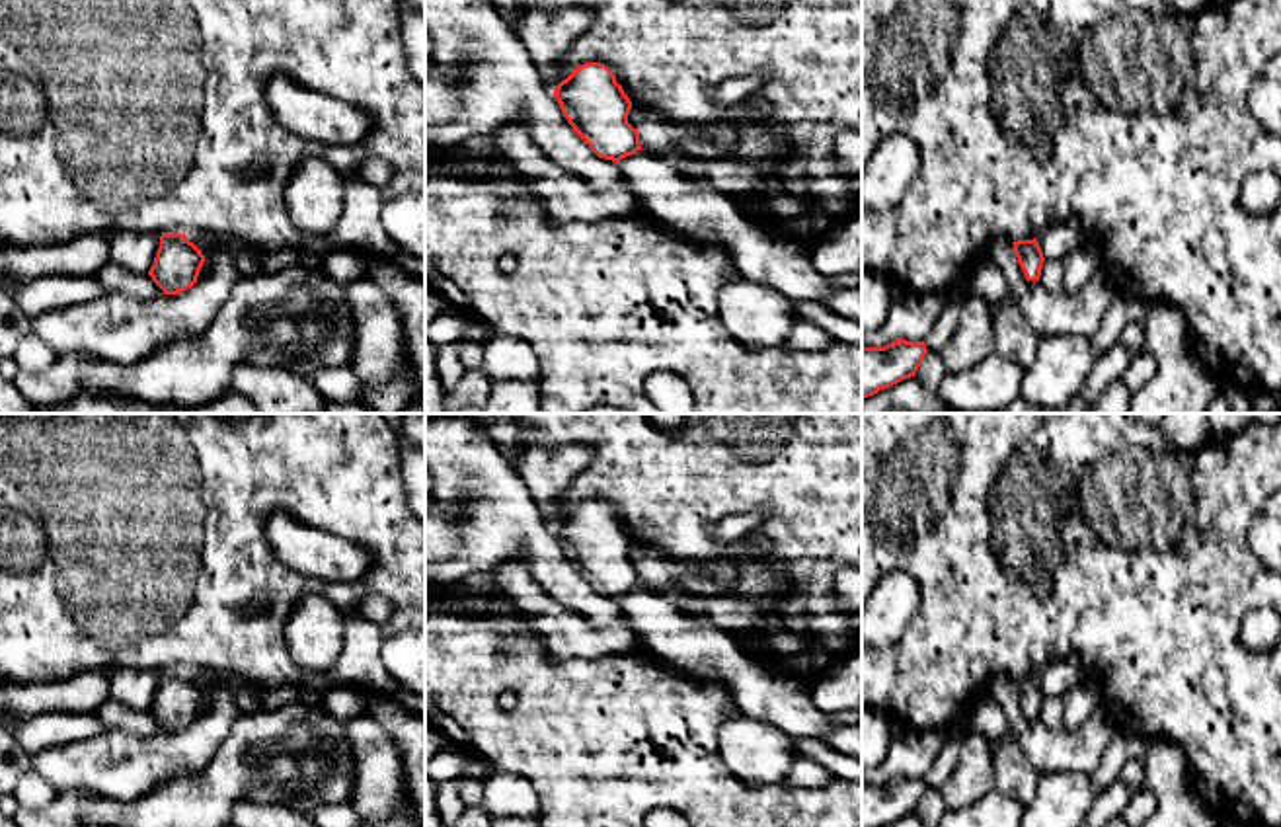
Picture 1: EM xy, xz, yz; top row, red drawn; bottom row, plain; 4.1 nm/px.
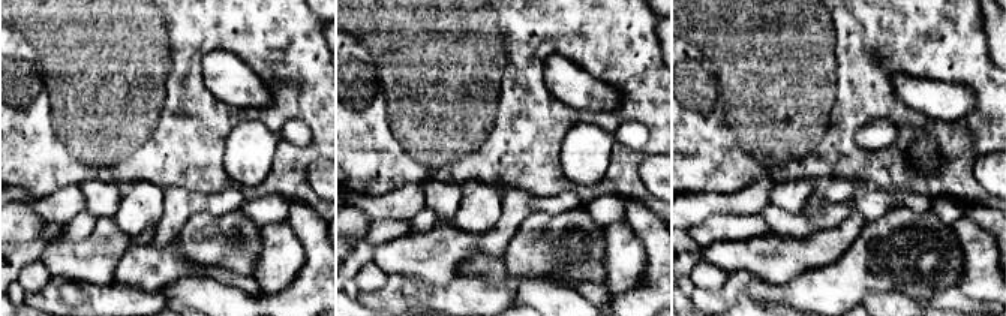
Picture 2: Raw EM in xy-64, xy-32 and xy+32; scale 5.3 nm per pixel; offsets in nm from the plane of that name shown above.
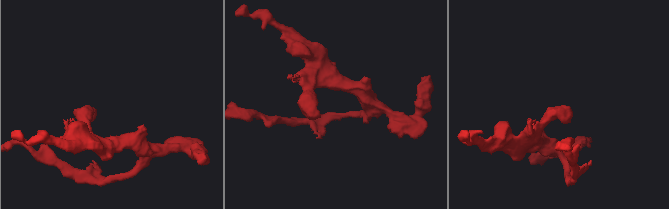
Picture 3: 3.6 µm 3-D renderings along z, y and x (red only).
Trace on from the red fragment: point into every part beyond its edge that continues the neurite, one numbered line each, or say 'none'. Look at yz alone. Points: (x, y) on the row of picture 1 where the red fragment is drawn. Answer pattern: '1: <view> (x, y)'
none

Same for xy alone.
none

